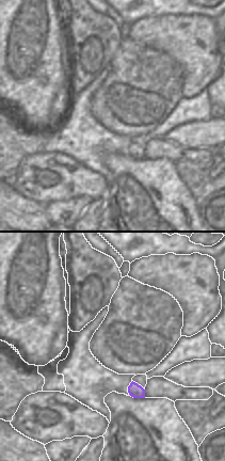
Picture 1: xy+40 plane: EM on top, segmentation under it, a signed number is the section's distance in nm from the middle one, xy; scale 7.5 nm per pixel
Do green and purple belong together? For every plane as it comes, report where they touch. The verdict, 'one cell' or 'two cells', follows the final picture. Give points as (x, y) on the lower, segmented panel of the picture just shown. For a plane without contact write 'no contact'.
no contact

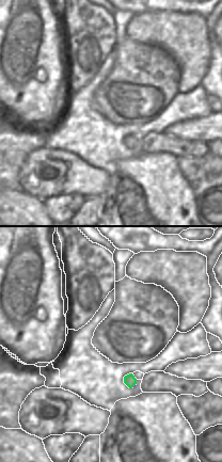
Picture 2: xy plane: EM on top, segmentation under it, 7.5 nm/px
(133, 385)

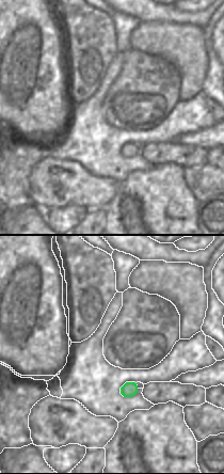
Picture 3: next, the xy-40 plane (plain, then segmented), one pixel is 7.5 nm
no contact

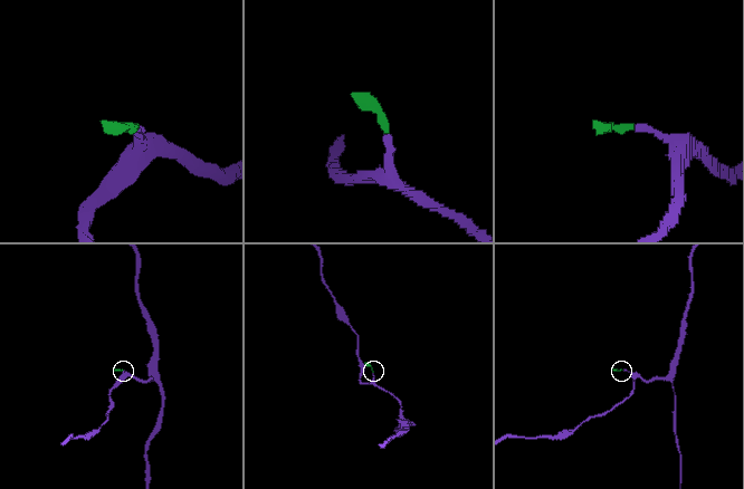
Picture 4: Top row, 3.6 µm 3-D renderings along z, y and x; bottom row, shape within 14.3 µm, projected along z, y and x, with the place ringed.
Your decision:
one cell

